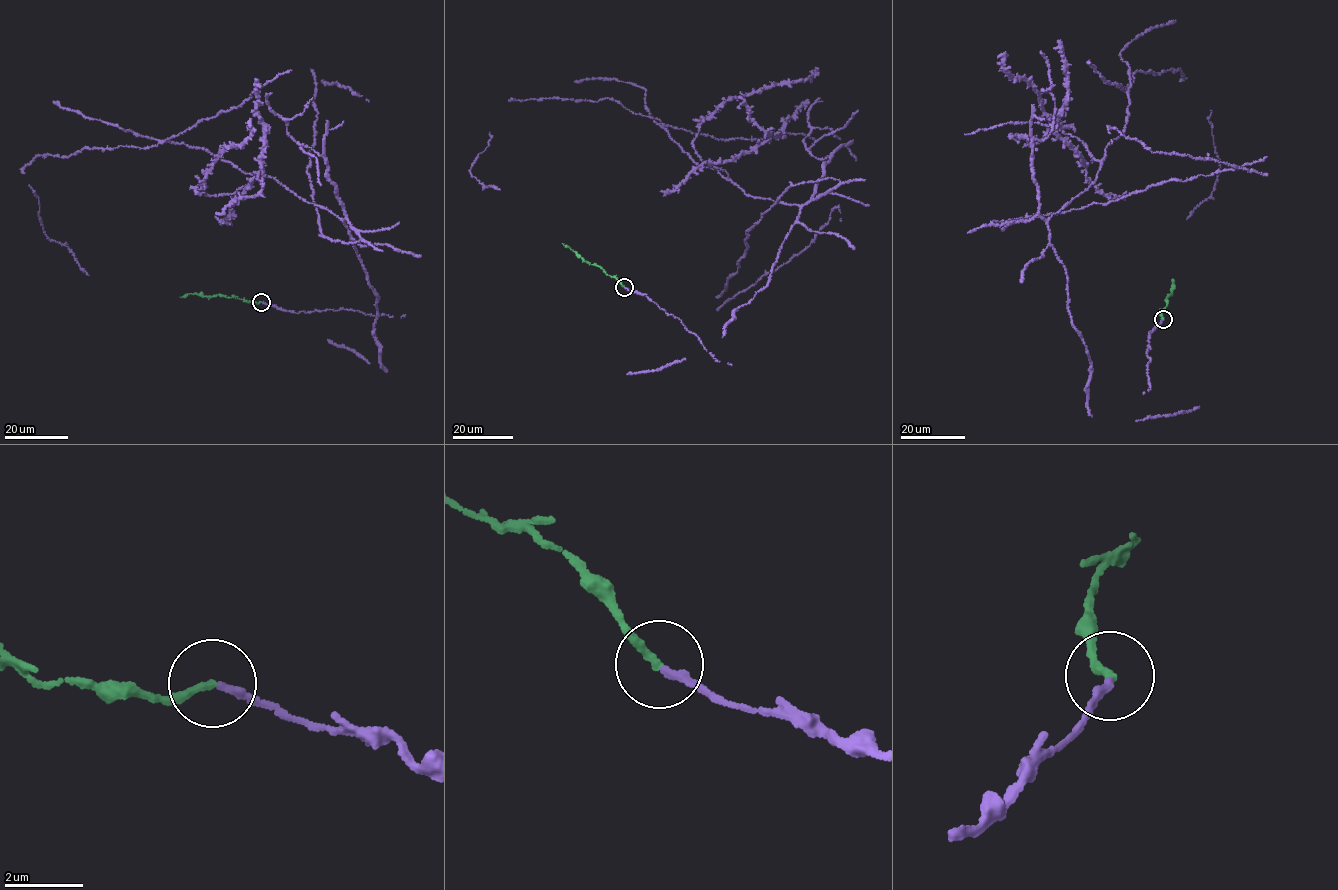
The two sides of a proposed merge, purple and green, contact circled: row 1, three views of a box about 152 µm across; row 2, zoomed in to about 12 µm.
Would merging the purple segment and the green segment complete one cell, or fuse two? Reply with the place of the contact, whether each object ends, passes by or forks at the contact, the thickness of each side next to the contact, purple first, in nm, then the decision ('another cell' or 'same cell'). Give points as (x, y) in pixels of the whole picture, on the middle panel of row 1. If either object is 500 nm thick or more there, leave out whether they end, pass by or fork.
place (624, 287); purple ends; green ends; calibres 200 and 190 nm; same cell

